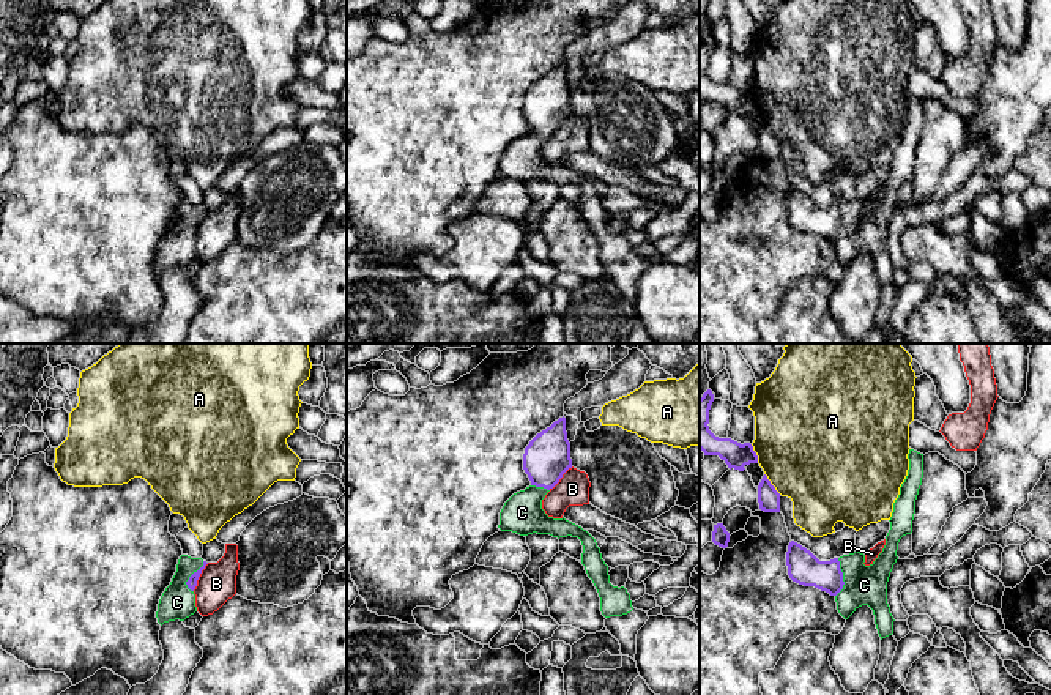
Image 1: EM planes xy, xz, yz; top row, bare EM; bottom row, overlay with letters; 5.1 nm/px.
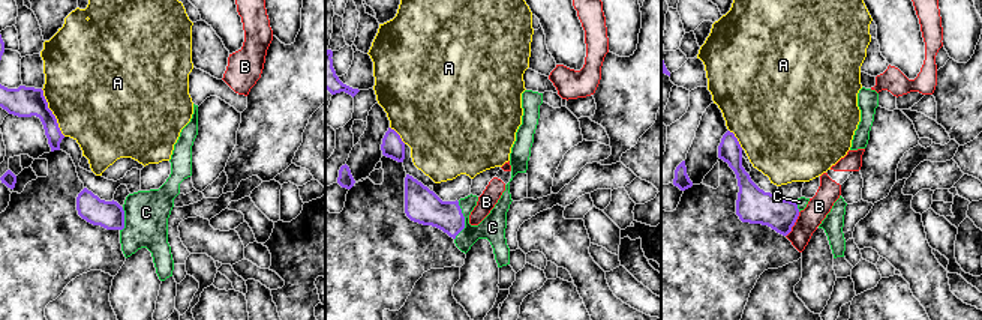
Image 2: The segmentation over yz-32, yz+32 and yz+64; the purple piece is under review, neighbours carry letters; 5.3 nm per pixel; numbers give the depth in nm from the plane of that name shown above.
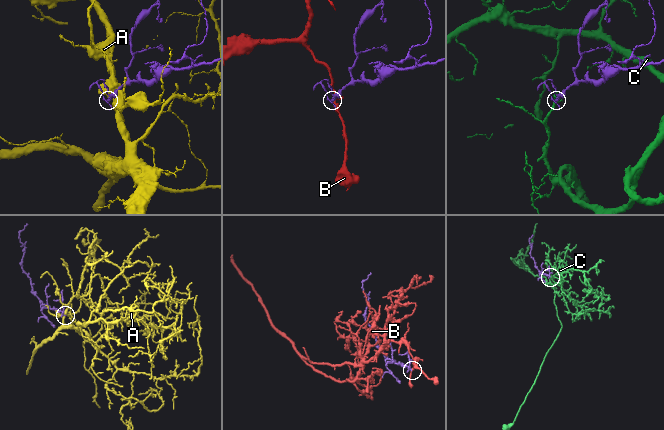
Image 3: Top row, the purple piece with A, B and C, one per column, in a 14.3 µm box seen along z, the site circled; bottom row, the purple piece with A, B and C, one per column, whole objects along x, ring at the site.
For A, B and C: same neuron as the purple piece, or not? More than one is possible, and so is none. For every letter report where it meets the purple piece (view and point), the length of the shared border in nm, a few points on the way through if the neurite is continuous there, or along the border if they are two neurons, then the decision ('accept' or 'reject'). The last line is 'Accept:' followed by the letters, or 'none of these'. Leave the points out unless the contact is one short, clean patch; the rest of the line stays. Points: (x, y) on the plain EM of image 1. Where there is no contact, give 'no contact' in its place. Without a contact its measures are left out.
A: contact yz (771, 131); length 140 nm; reject
B: contact xy (199, 222); length 170 nm; border xy (208, 210), (193, 237); reject
C: contact yz (842, 224); length 200 nm; accept
Accept: C

